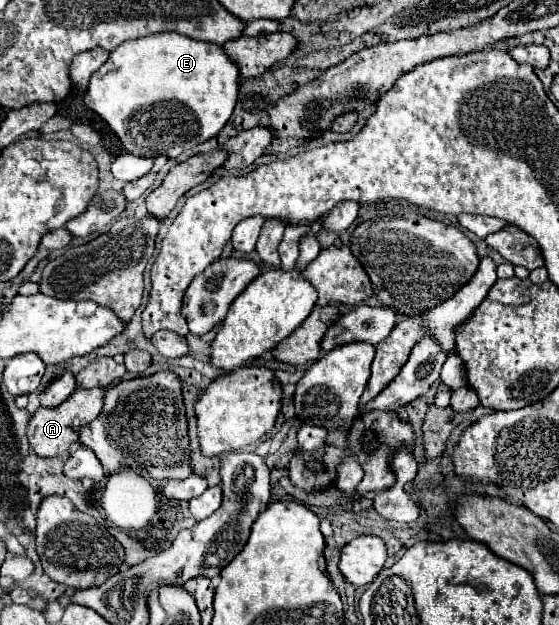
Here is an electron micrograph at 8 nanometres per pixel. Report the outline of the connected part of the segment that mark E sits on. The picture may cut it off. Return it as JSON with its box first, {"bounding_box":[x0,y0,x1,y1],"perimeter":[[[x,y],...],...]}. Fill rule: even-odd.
{"bounding_box":[85,33,239,157],"perimeter":[[[155,33],[121,43],[89,81],[85,105],[117,133],[123,147],[139,157],[179,157],[183,151],[215,137],[229,121],[239,93],[239,69],[221,45],[197,41],[179,33]]]}

